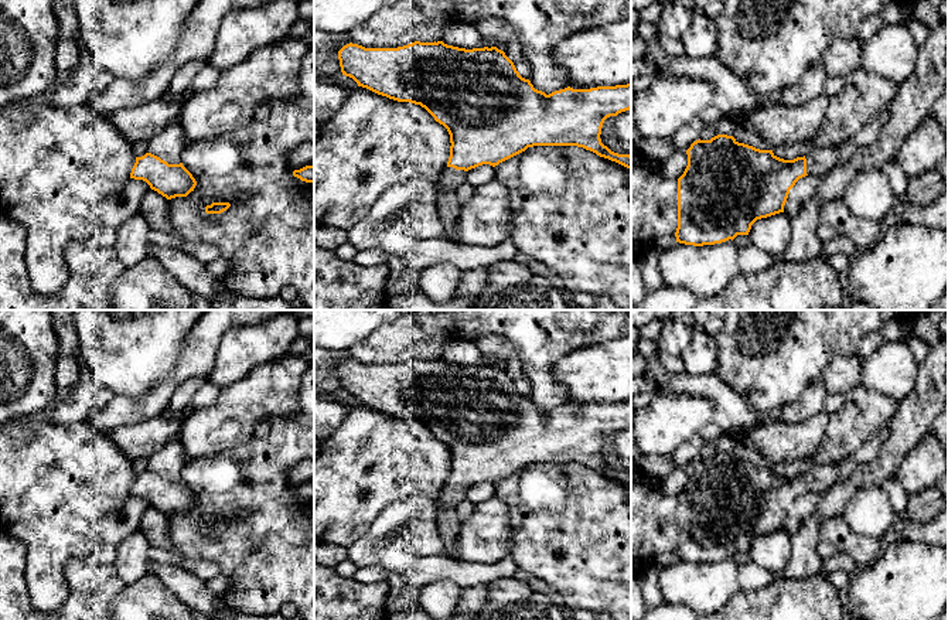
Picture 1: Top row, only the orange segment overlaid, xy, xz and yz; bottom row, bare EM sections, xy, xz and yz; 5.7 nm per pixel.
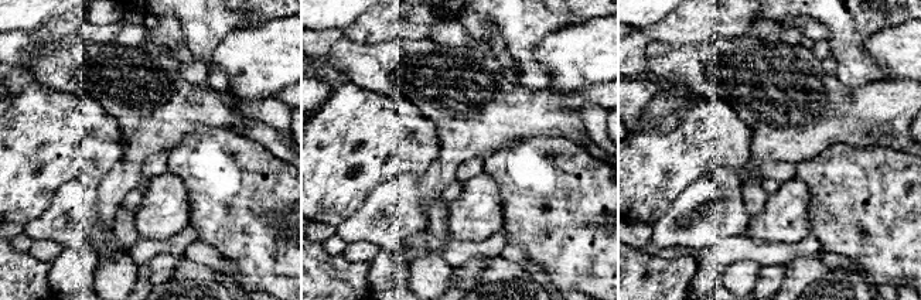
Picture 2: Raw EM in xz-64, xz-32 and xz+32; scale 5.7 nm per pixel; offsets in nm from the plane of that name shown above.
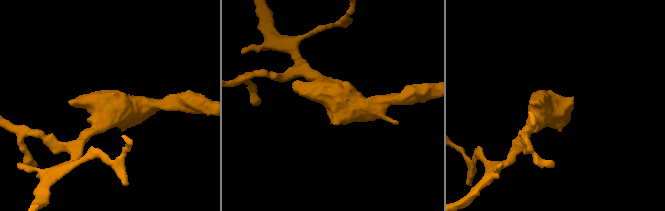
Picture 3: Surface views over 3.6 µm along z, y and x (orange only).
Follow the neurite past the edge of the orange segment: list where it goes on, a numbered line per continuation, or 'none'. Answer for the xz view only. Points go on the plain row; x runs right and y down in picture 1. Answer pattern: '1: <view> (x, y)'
1: xz (450, 497)

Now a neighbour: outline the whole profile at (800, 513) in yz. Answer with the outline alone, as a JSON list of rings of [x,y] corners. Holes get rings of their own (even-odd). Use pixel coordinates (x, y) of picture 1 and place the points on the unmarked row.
[[[805,493],[790,507],[784,529],[794,536],[812,517],[819,503],[819,493]]]

